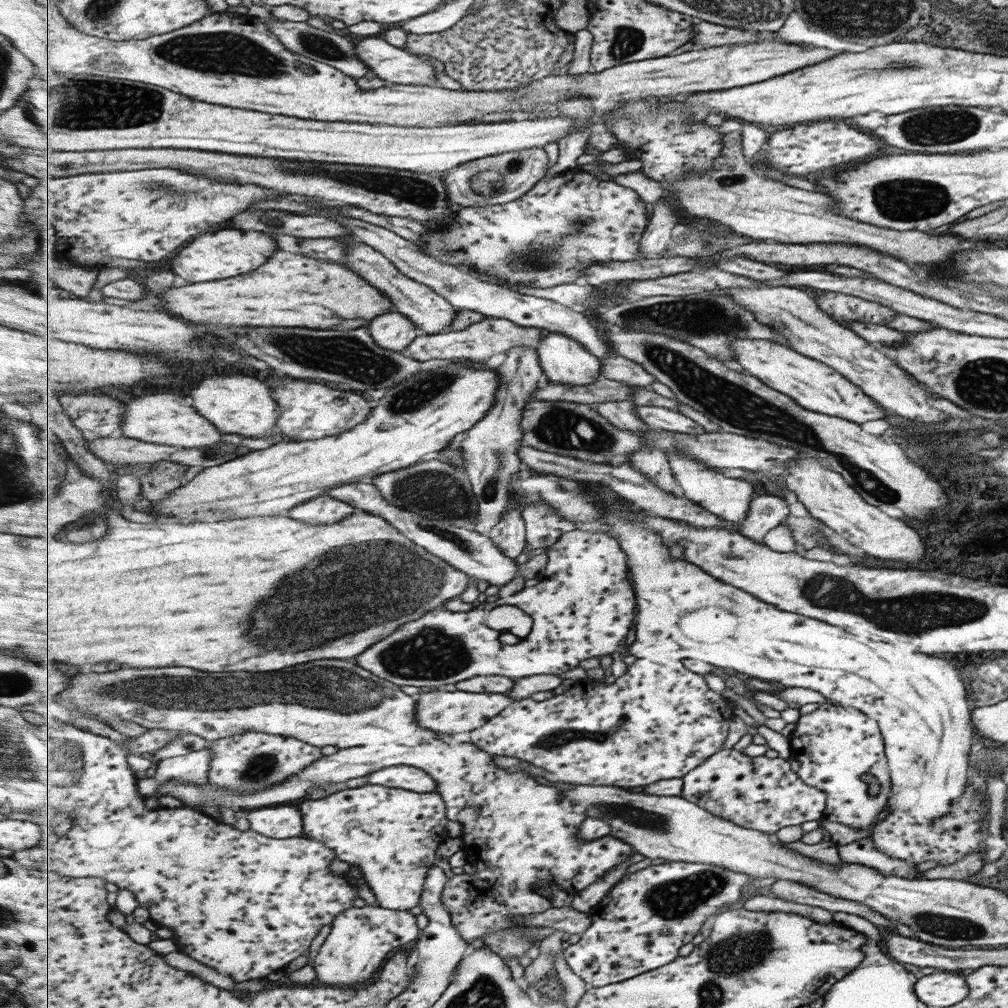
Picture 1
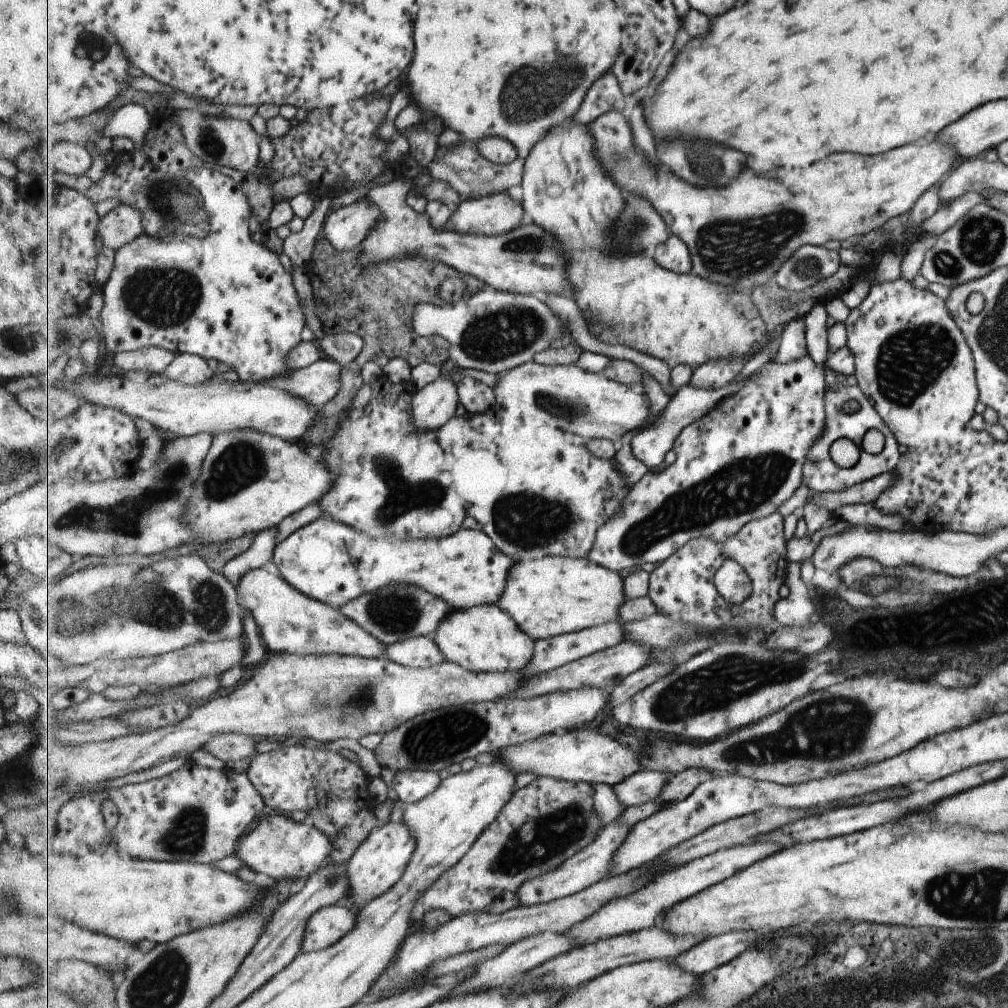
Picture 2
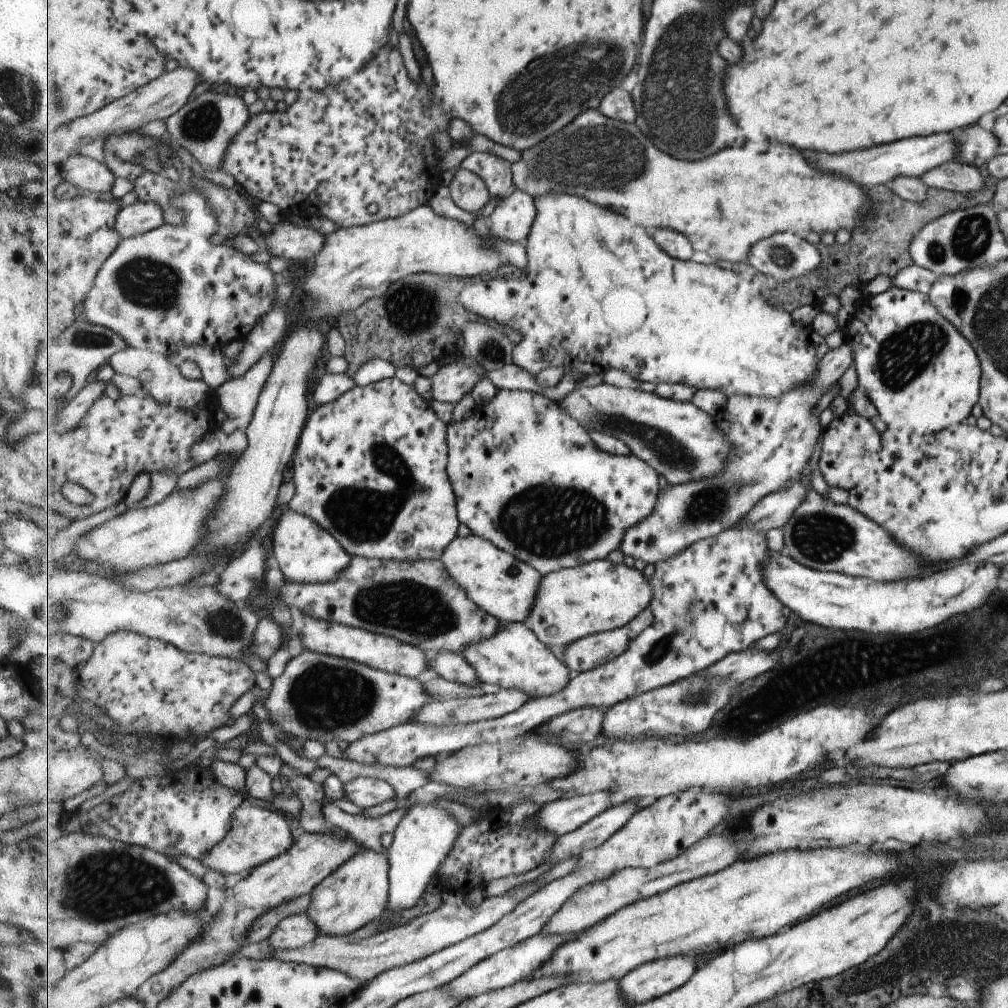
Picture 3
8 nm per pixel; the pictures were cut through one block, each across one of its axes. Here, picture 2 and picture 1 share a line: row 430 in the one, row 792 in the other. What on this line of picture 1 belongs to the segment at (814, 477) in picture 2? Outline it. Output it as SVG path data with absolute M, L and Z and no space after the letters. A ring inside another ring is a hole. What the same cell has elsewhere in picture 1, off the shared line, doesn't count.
M825 702L814 712L800 717L788 733L794 759L800 763L798 775L827 795L823 819L856 830L871 828L877 814L885 809L890 793L884 743L877 723L855 708ZM867 773L879 782L879 793L875 797L867 795L867 786L859 779Z

